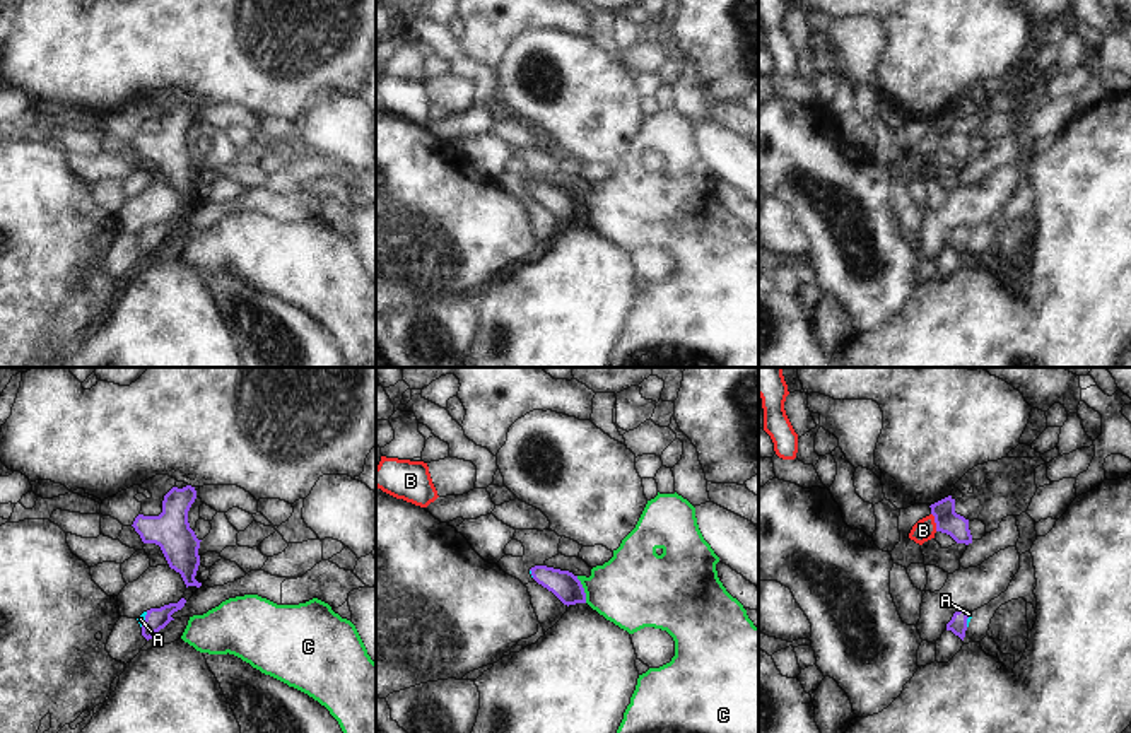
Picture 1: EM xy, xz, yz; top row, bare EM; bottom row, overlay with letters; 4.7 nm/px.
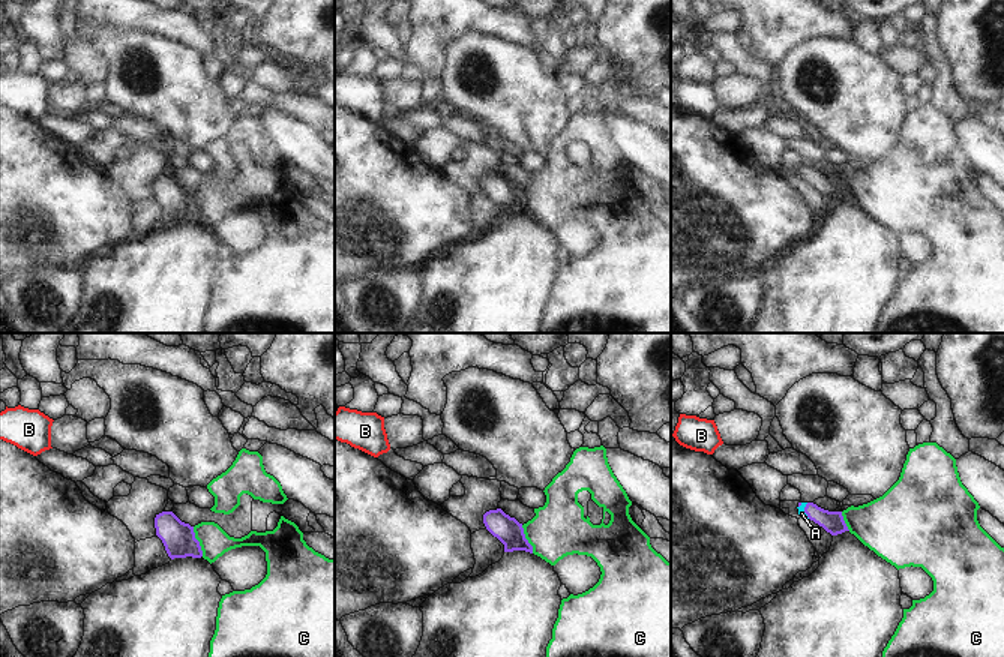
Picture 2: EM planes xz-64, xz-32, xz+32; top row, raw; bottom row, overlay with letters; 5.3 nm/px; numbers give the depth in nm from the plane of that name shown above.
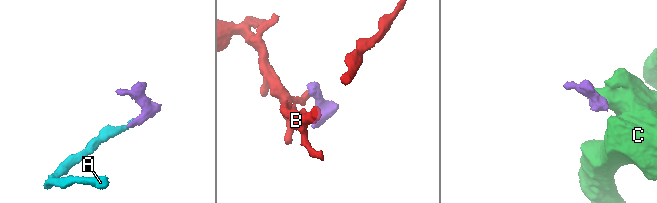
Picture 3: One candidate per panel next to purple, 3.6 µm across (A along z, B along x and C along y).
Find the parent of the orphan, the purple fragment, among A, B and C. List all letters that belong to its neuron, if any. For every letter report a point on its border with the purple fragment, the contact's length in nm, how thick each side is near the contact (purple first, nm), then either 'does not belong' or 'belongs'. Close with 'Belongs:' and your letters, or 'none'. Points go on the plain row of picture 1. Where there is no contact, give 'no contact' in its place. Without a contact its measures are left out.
A: contact yz (967, 234); length 80 nm; calibres 80 and 20 nm; belongs
B: contact yz (935, 139); length 90 nm; calibres 110 and 100 nm; does not belong
C: contact xz (583, 207); length 140 nm; calibres 140 and 380 nm; does not belong
Belongs: A

